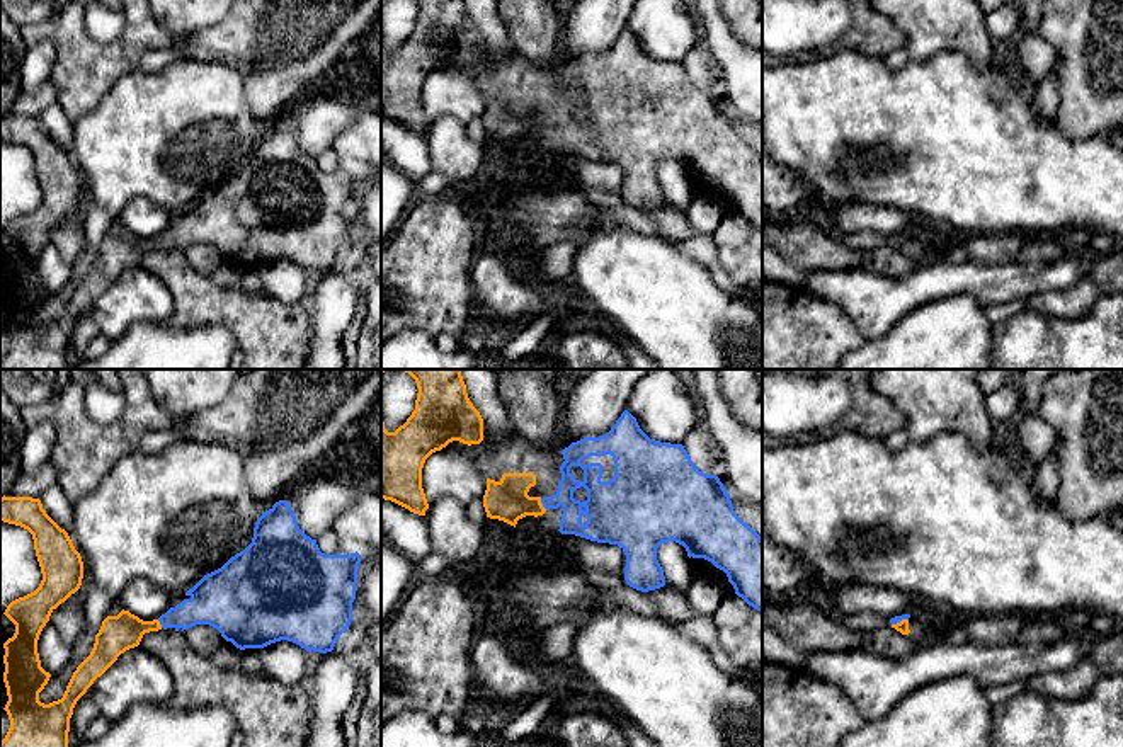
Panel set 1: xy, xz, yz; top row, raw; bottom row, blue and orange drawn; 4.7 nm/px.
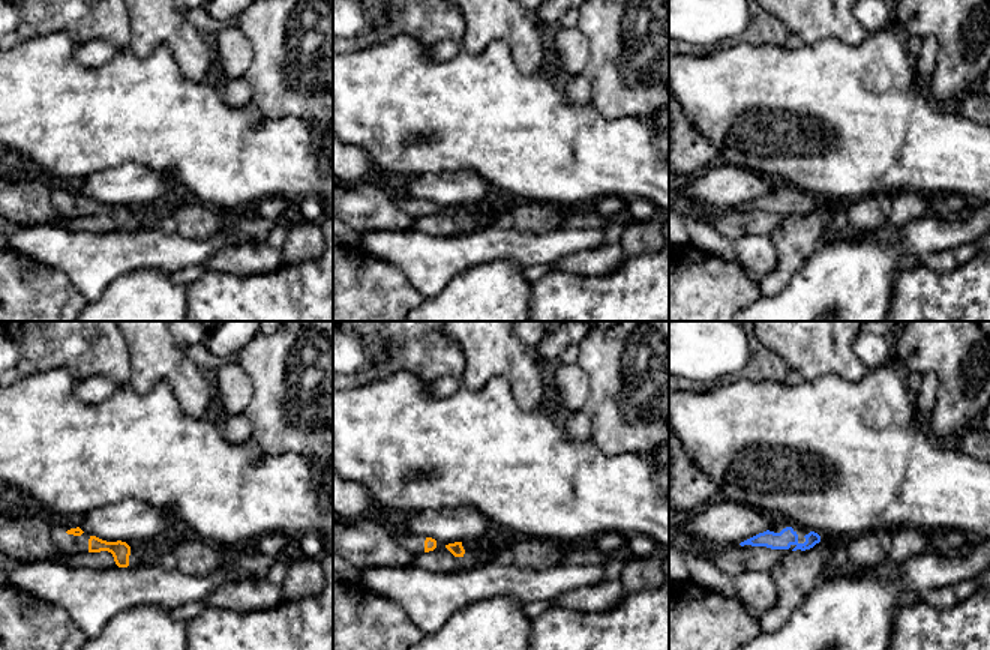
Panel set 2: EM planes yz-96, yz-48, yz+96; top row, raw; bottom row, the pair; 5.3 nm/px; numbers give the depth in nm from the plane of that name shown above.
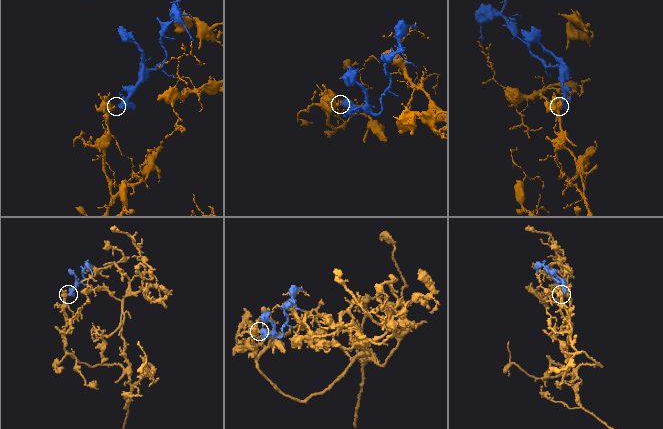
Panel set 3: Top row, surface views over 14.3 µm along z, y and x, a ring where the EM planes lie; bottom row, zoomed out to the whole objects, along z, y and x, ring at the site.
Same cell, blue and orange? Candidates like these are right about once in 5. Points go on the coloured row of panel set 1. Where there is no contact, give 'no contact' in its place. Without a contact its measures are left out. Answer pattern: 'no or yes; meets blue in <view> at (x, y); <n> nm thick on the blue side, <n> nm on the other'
yes; meets blue in xz at (541, 502); 110 nm thick on the blue side, 200 nm on the other

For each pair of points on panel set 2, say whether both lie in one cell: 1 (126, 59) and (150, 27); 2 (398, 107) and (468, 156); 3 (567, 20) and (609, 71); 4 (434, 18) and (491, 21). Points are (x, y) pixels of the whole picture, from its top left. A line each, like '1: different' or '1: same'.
1: different
2: same
3: different
4: different

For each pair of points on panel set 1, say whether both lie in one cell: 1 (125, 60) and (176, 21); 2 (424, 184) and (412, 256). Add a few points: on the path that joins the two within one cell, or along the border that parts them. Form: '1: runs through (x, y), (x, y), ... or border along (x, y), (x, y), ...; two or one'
1: border along (153, 17), (174, 34), (191, 34), (206, 28); two
2: border along (426, 196), (434, 199); two

